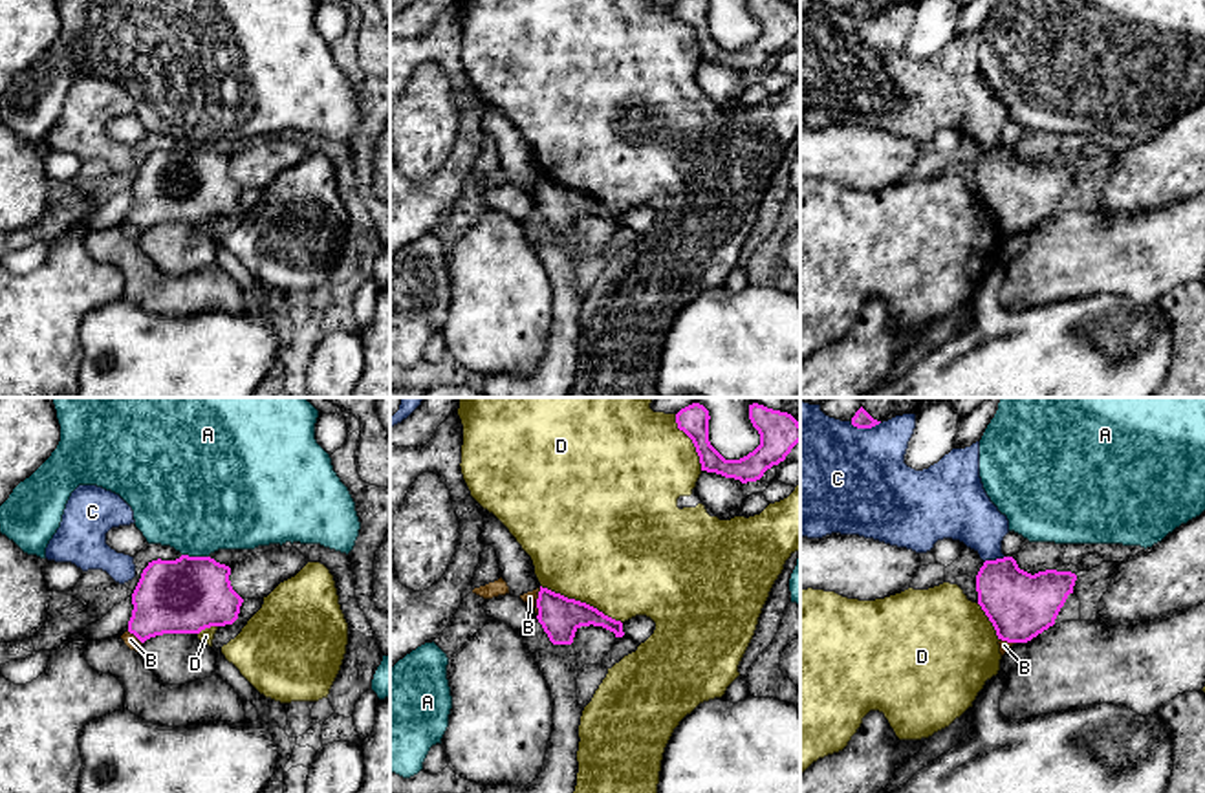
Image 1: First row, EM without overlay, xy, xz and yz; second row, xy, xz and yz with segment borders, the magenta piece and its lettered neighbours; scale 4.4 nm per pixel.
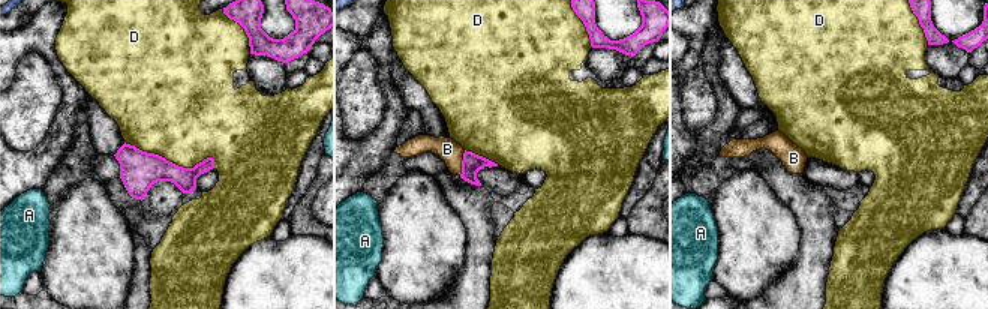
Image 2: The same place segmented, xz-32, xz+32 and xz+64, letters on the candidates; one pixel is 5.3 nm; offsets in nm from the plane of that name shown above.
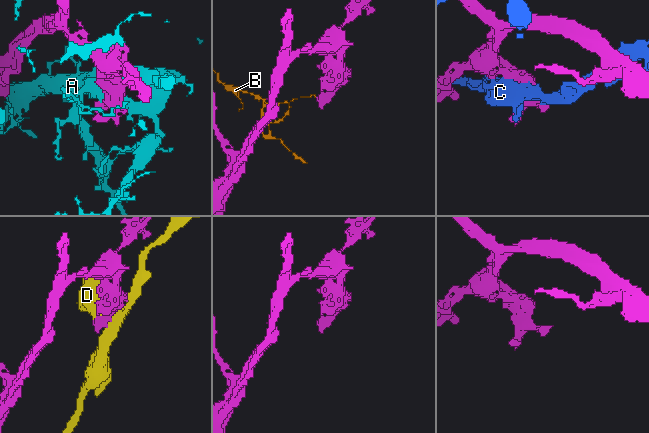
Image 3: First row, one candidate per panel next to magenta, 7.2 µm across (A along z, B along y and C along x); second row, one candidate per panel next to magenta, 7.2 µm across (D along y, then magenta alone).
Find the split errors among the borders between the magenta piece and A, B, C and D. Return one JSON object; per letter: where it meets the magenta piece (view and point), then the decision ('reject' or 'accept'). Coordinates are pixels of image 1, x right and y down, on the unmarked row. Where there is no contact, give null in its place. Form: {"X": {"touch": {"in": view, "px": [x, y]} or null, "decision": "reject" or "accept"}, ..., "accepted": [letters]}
{"A": {"touch": {"in": "xy", "px": [195, 147]}, "decision": "reject"}, "B": {"touch": {"in": "xz", "px": [537, 193]}, "decision": "reject"}, "C": {"touch": {"in": "yz", "px": [993, 151]}, "decision": "reject"}, "D": {"touch": {"in": "xz", "px": [579, 191]}, "decision": "reject"}, "accepted": []}

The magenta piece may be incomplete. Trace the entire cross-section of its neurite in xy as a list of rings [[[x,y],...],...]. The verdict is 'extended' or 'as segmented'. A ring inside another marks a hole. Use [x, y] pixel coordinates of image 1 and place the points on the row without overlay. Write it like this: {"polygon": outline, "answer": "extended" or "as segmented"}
{"polygon": [[[181,145],[176,150],[152,150],[132,183],[128,222],[141,233],[163,223],[200,223],[211,216],[233,214],[244,189],[233,179],[231,158],[211,147]]], "answer": "as segmented"}

